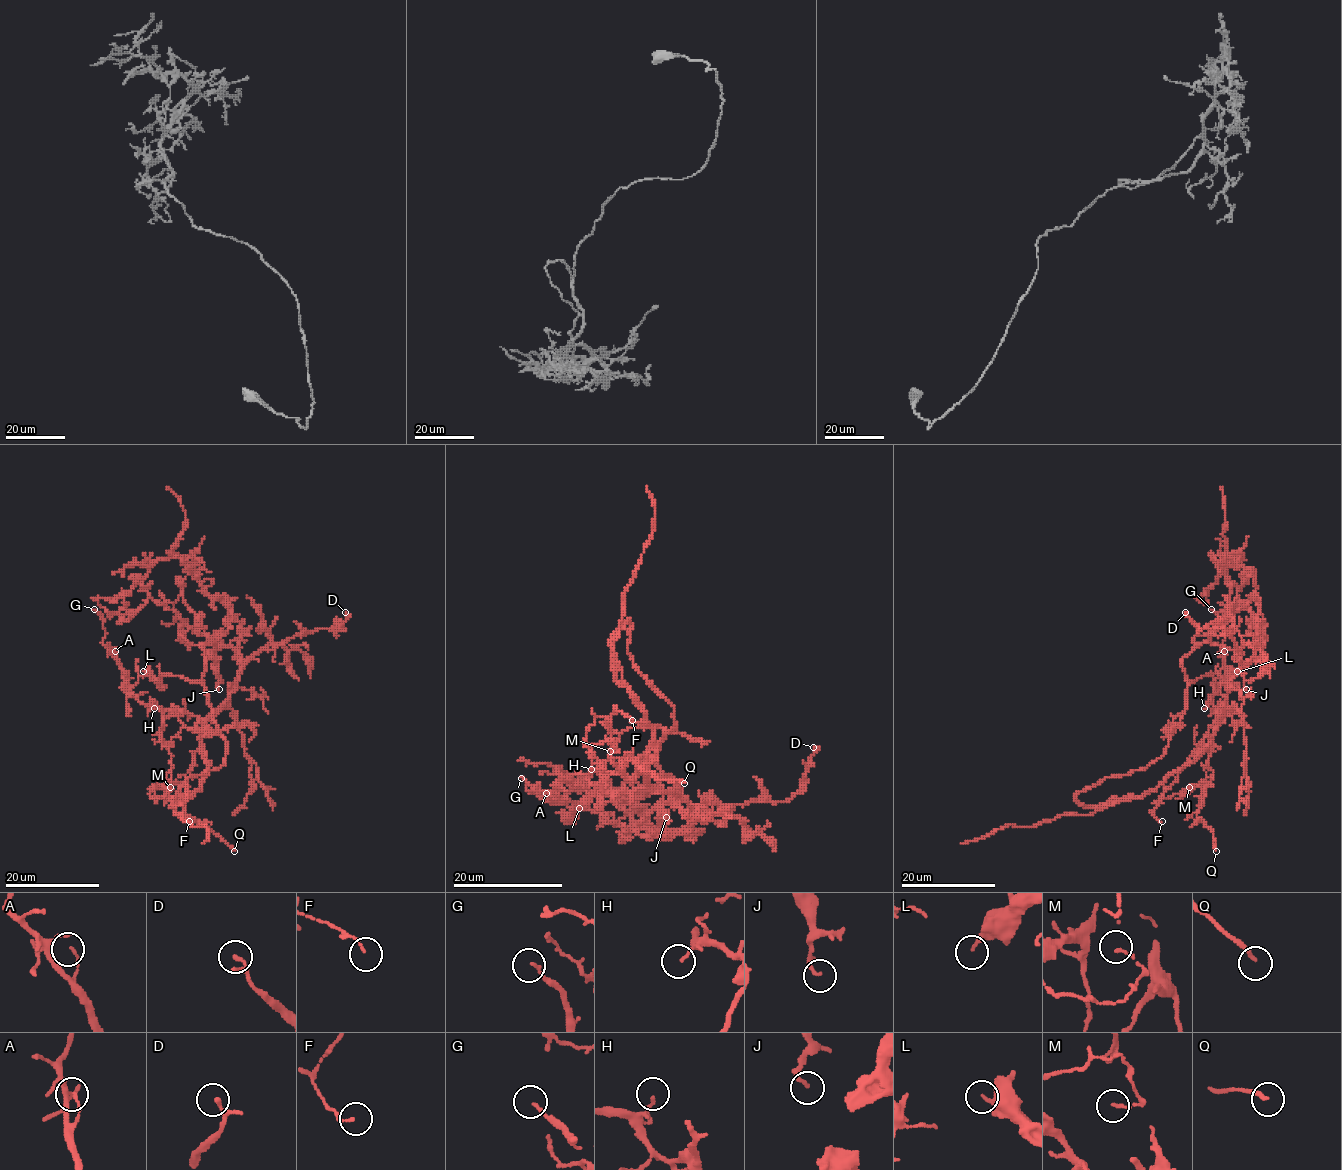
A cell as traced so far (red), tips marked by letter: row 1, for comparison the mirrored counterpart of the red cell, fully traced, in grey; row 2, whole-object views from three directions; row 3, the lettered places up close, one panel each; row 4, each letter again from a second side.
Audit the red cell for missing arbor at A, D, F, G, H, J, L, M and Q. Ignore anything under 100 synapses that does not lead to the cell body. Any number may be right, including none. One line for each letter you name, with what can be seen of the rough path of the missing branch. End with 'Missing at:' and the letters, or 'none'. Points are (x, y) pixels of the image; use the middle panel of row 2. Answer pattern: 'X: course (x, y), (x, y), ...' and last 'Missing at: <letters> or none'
Missing at: none

